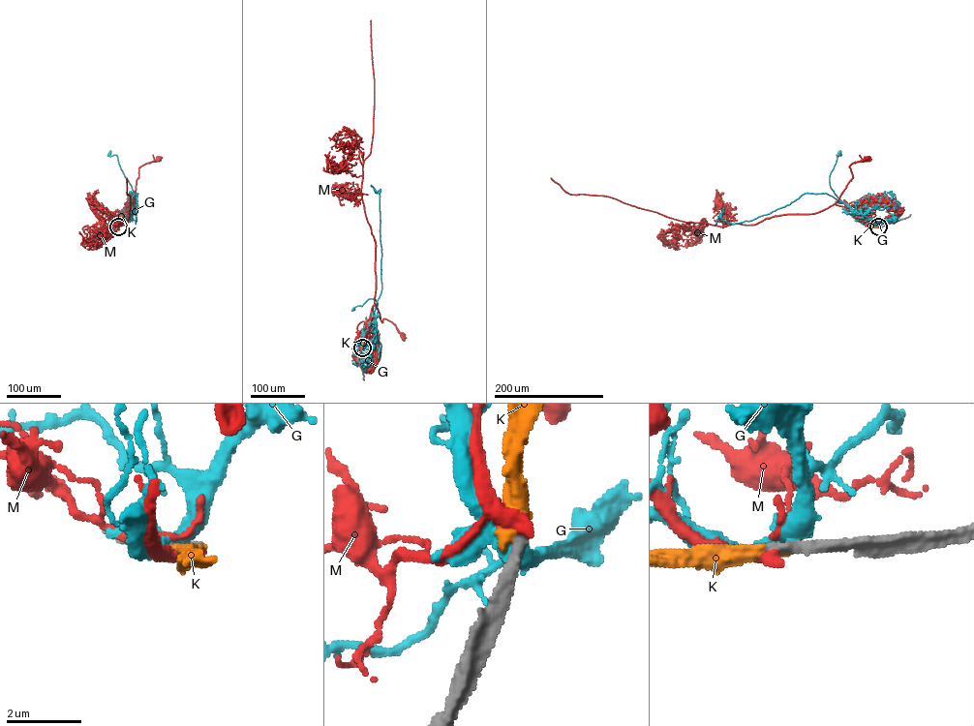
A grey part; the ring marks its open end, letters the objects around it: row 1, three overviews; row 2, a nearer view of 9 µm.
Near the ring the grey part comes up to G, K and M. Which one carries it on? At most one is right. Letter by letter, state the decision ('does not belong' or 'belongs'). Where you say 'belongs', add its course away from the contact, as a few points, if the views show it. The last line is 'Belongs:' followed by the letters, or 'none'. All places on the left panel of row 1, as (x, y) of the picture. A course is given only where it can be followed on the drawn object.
G: does not belong
K: belongs | via (118, 226), (128, 206)
M: does not belong
Belongs: K

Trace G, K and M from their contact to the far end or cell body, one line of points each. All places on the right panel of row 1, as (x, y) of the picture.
G: (878, 226), (879, 220), (853, 210), (831, 187), (829, 178), (839, 153)
K: (878, 226), (867, 222), (857, 210), (858, 206)
M: (878, 227), (875, 223), (854, 218), (849, 209), (836, 204), (852, 177), (849, 166), (866, 158)

